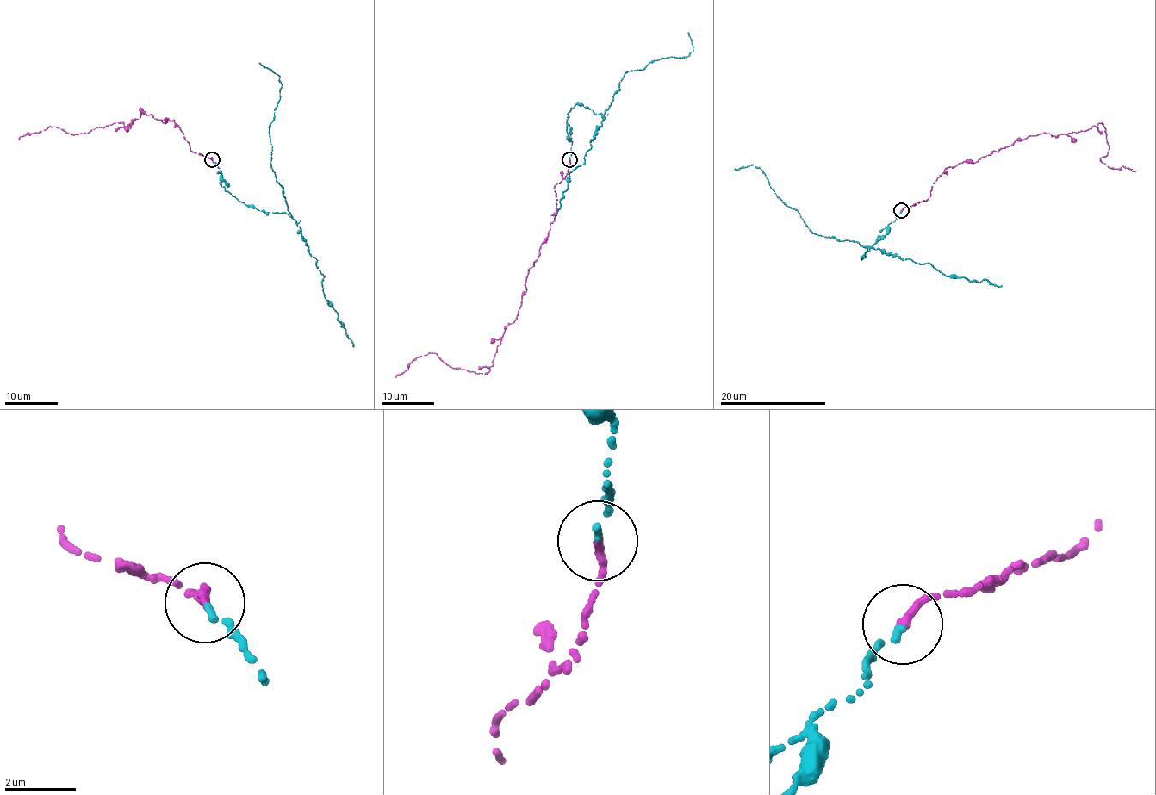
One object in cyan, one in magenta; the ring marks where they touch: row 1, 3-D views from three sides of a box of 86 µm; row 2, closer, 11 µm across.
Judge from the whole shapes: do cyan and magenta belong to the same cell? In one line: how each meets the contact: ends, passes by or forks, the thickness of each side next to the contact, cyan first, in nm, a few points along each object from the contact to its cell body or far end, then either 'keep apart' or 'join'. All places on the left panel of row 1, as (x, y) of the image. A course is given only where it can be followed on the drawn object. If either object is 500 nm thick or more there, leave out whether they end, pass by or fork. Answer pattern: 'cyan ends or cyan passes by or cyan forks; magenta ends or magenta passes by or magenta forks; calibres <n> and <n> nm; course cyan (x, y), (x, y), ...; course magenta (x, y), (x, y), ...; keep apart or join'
cyan ends; magenta ends; calibres 180 and 240 nm; course cyan (213, 160), (220, 184), (238, 200), (292, 215), (270, 164), (268, 132), (280, 77), (259, 62); course magenta (212, 159), (190, 149), (174, 121), (141, 111), (129, 127), (70, 134), (52, 126), (18, 139); join

